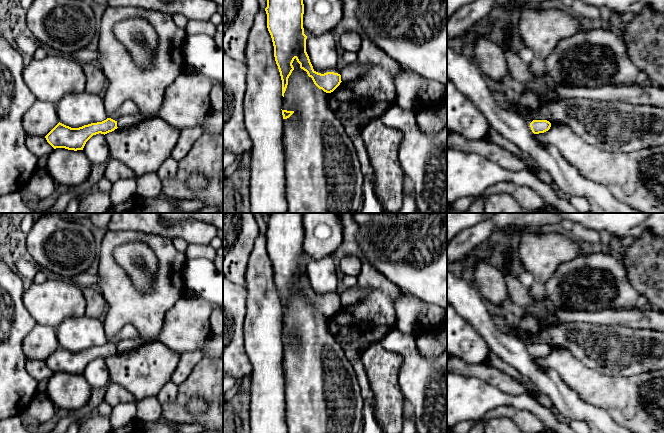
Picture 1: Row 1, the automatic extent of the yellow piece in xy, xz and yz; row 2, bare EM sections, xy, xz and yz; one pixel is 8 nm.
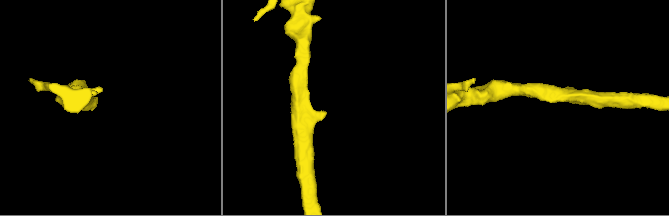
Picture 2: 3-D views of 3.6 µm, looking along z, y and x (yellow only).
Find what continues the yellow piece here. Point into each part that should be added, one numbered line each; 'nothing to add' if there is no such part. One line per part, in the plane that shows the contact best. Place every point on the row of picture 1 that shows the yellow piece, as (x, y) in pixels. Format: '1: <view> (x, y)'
nothing to add

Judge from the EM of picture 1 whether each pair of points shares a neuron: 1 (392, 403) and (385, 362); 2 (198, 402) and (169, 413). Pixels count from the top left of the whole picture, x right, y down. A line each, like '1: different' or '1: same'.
1: same
2: different

